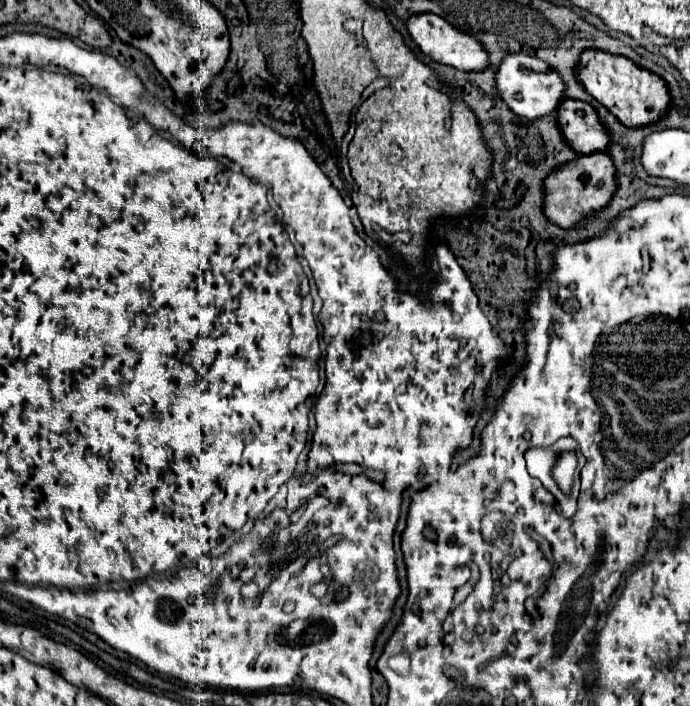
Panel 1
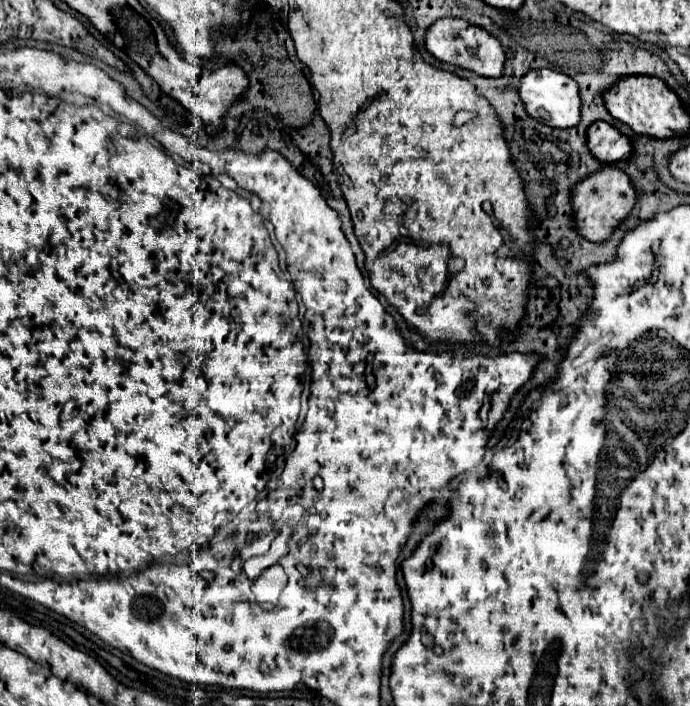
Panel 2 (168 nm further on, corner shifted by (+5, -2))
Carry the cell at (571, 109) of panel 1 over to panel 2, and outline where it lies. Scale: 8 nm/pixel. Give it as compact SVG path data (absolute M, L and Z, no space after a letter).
M594 121L588 127L588 149L600 163L616 163L628 159L632 145L616 127L606 121Z

